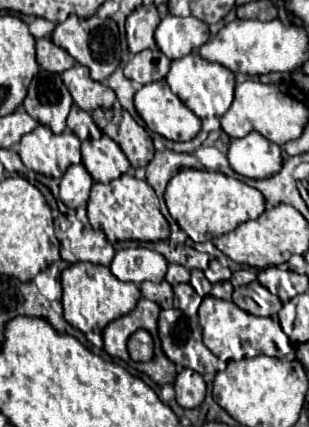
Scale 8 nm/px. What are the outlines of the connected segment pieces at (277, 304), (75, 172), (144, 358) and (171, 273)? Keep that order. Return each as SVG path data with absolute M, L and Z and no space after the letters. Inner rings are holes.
M250 282L236 288L232 294L232 302L254 316L276 316L282 308L280 298L270 294L260 282Z
M72 164L72 168L68 168L60 180L60 200L68 208L86 206L92 184L94 180L84 164Z
M144 329L137 330L128 340L128 352L134 362L148 362L154 354L151 335Z
M170 264L168 266L168 272L166 272L166 280L174 286L174 284L180 284L180 282L188 282L190 280L190 270L180 266L180 264Z

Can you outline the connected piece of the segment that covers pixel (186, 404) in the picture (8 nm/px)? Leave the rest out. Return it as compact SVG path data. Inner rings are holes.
M184 368L176 376L174 390L176 390L176 402L182 408L196 408L196 406L202 404L202 400L206 396L204 378L198 372L190 370L190 368Z

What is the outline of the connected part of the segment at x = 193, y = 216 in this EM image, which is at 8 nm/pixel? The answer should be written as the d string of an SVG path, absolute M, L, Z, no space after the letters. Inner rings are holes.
M182 168L168 182L164 200L170 216L194 242L206 242L216 236L228 234L238 224L256 220L264 212L264 196L256 188L250 188L248 184L230 178L222 172L198 168Z

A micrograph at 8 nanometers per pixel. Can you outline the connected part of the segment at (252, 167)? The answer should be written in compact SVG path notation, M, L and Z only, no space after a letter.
M250 132L240 140L232 140L228 150L230 166L236 174L266 180L282 168L282 148L272 144L258 132Z

